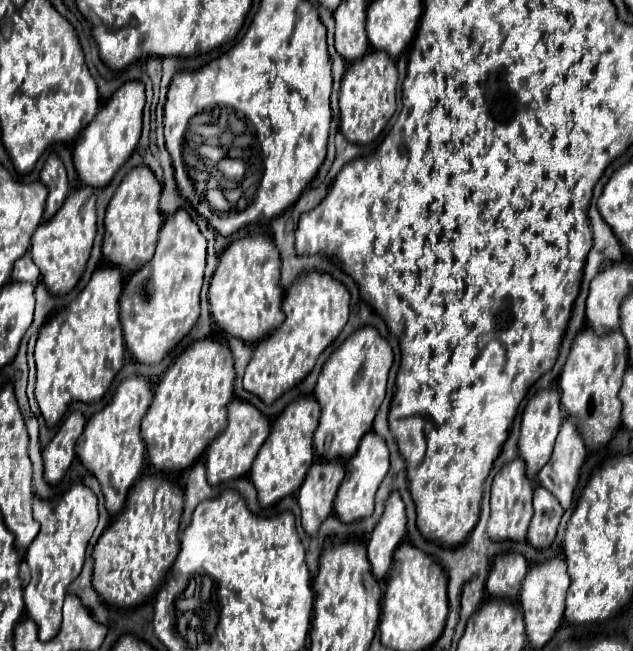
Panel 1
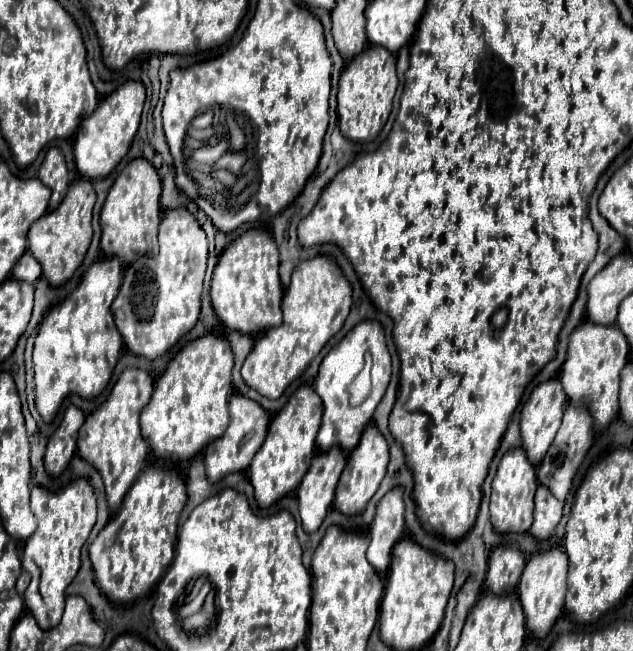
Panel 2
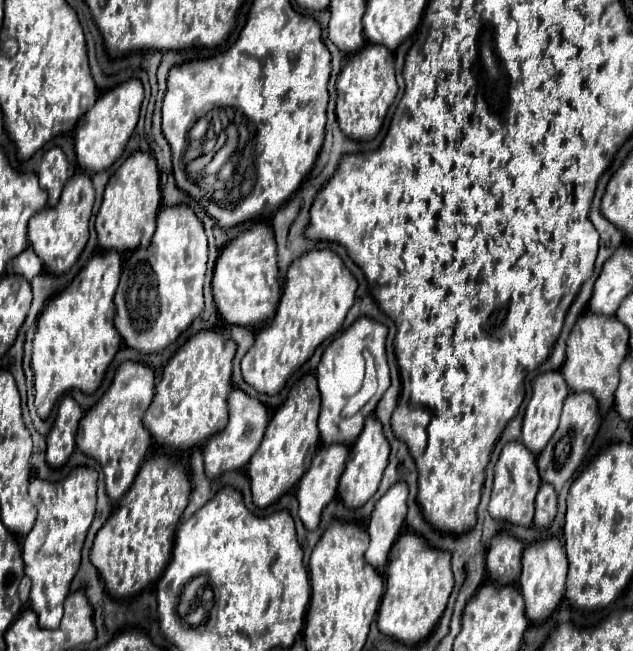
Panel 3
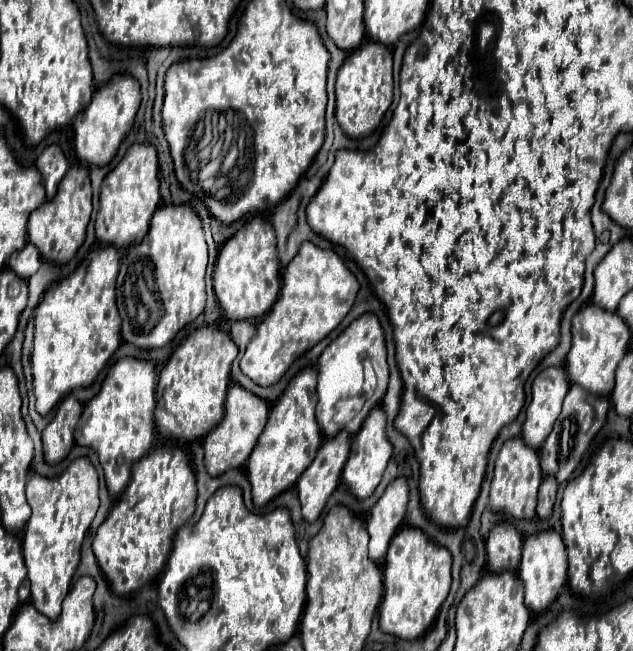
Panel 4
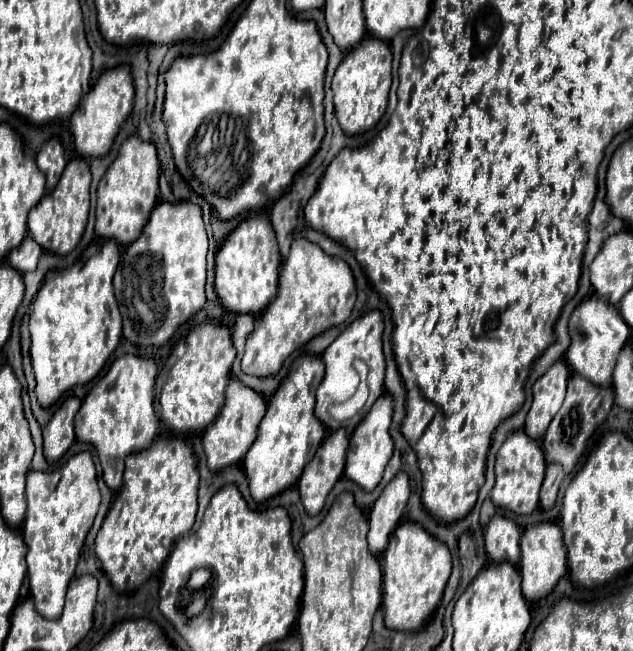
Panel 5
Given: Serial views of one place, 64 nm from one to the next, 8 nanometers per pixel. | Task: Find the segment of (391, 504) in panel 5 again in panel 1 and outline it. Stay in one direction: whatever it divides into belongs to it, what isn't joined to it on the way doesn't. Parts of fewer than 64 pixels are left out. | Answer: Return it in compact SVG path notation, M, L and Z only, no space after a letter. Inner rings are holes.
M392 492L382 518L378 520L370 542L368 542L368 560L372 574L378 580L384 580L390 564L394 550L404 542L406 536L406 508L398 492Z

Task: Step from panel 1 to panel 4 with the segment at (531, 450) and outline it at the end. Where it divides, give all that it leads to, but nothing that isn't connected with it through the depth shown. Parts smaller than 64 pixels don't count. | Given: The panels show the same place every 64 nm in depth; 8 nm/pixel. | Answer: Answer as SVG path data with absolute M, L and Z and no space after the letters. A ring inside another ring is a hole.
M560 366L542 370L532 382L532 402L526 410L526 420L522 428L522 440L538 450L554 428L556 418L562 410L562 400L570 384Z

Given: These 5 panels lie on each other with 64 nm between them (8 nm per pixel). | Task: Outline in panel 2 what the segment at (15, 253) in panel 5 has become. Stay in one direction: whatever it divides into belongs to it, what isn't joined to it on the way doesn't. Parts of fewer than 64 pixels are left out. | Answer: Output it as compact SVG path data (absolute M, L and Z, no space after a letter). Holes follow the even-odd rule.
M26 252L12 268L12 278L16 278L16 280L24 280L24 282L34 284L40 276L42 276L42 268L30 252Z

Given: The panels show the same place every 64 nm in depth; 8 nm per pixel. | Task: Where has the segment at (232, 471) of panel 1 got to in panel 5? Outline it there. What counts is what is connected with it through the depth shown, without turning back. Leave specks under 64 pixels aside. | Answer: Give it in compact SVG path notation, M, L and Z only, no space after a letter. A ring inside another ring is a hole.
M236 378L230 380L230 384L226 388L226 404L220 410L220 416L216 418L216 424L210 424L204 432L204 438L202 438L204 452L208 456L208 468L212 472L220 472L226 466L234 466L234 464L242 462L244 454L248 452L248 448L256 440L260 420L266 414L266 406L268 406L266 400L258 392L244 386Z

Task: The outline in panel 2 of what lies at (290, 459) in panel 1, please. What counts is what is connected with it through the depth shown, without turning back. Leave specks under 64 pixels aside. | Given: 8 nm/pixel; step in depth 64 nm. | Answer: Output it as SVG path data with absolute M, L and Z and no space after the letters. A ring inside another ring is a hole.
M302 386L288 404L272 418L268 436L262 448L256 452L248 478L256 492L256 502L260 508L272 506L276 500L284 498L286 494L294 492L310 468L310 462L316 454L316 432L322 420L322 404L316 392L310 386Z

